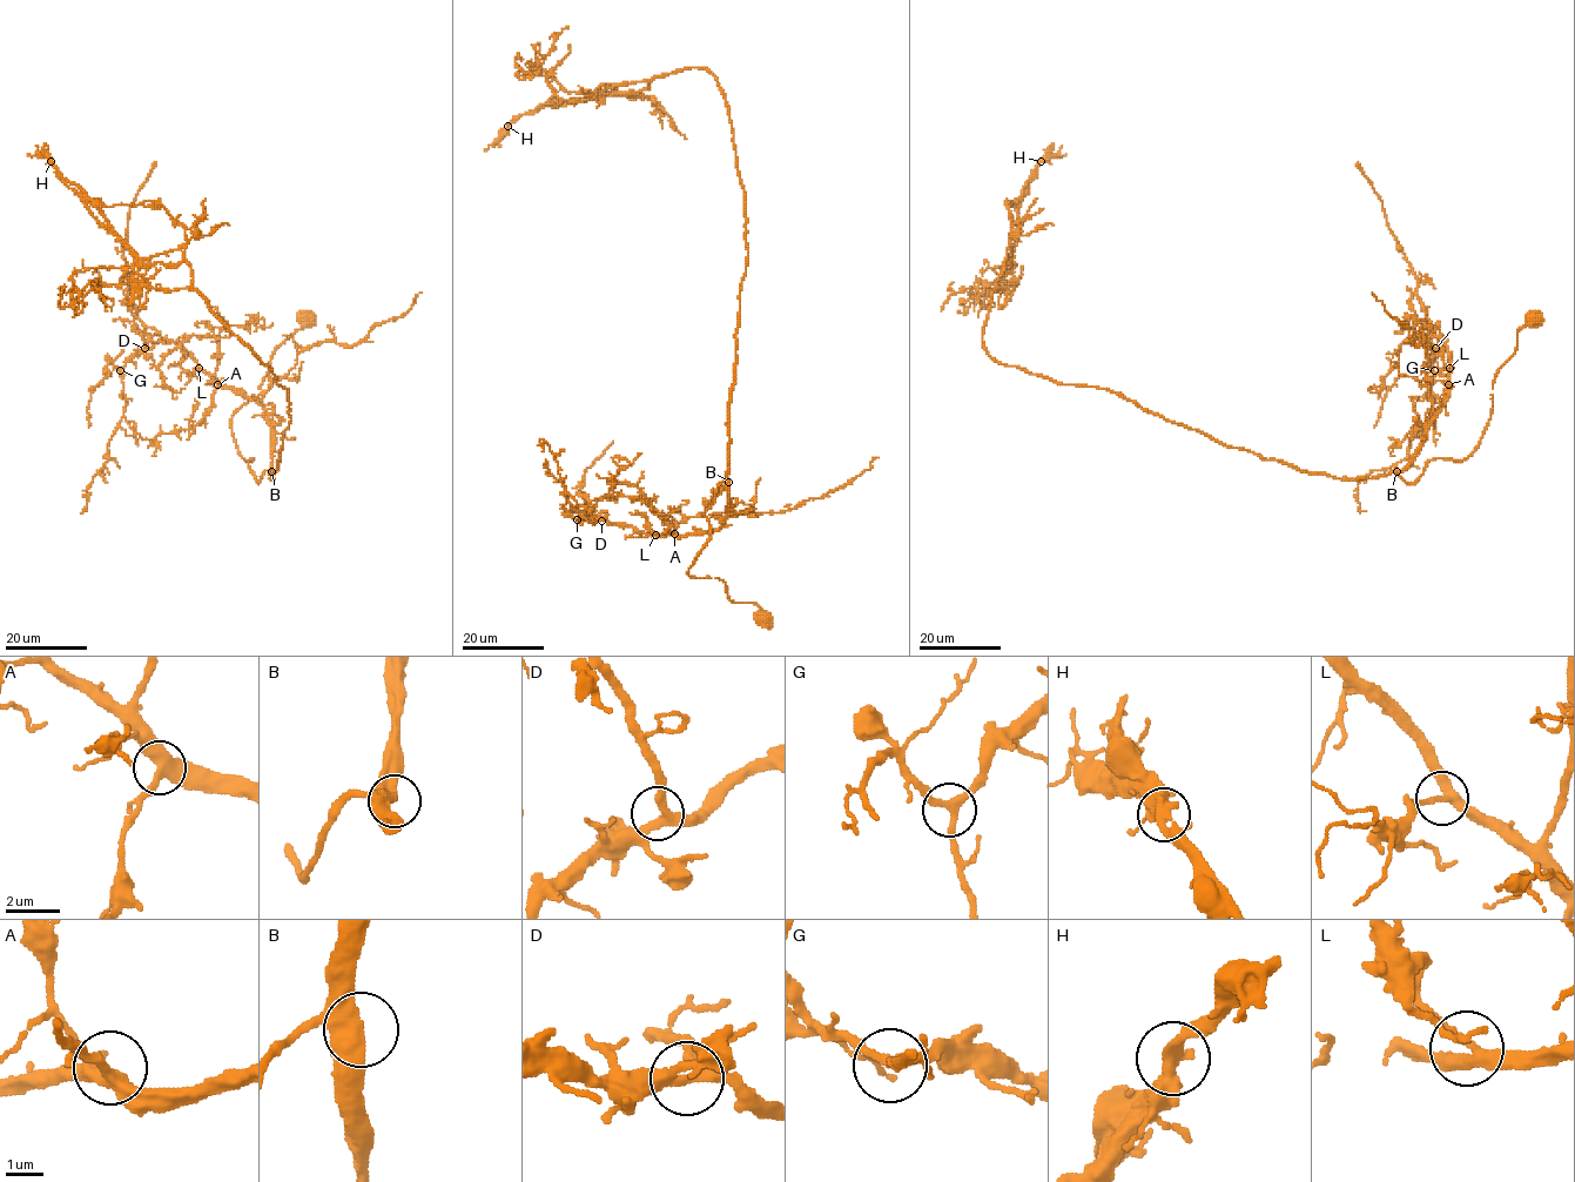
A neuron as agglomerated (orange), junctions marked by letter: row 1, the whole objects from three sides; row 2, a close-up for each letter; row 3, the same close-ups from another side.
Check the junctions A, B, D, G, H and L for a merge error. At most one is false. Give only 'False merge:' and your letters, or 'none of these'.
False merge: H

